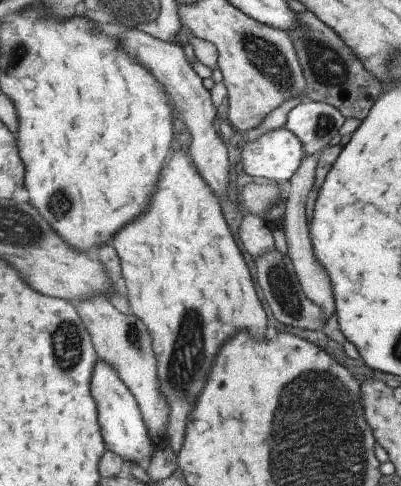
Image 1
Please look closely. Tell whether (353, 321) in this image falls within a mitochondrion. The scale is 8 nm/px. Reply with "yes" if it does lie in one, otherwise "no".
no

